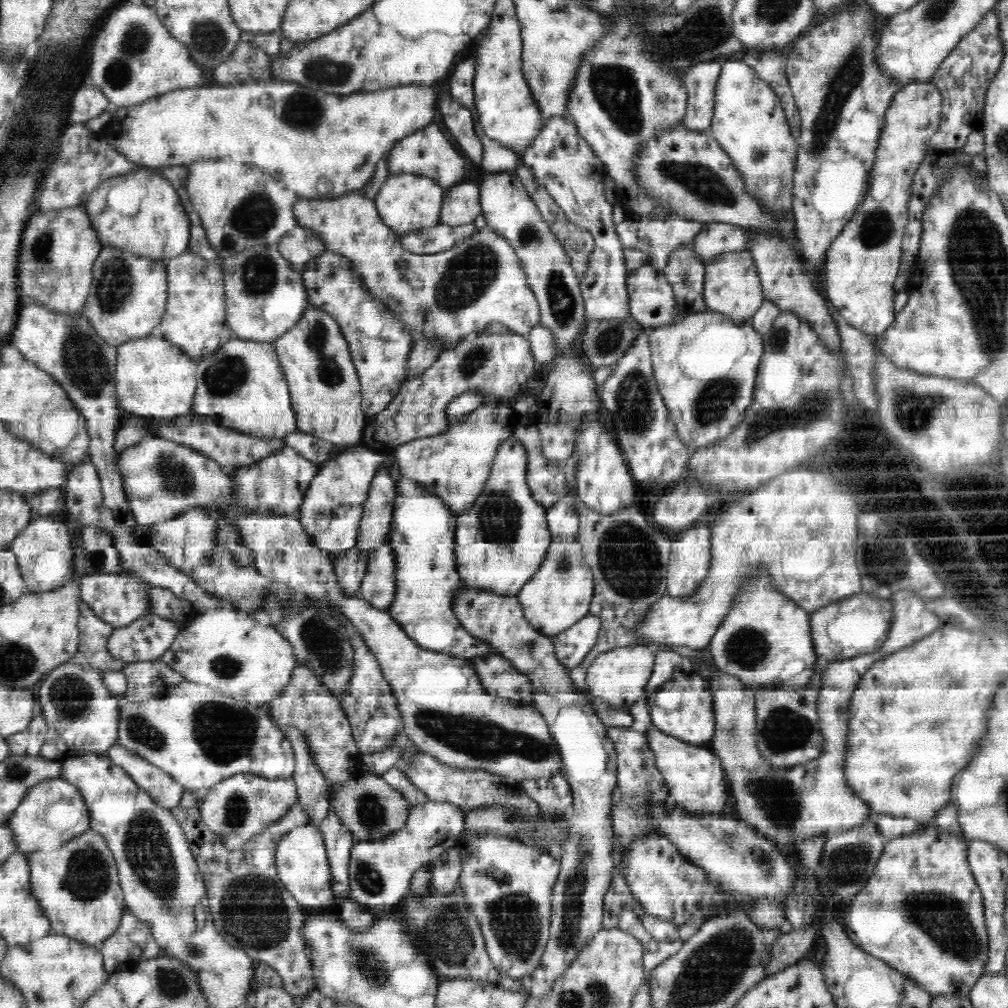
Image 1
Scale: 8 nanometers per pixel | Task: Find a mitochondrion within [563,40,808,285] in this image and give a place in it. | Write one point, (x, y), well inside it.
(614, 87)

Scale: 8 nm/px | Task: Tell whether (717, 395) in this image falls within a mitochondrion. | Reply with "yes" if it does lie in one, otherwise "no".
yes

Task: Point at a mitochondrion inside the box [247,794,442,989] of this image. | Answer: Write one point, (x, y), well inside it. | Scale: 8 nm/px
(369, 966)

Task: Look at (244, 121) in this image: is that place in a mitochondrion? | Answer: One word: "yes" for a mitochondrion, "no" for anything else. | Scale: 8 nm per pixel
no

